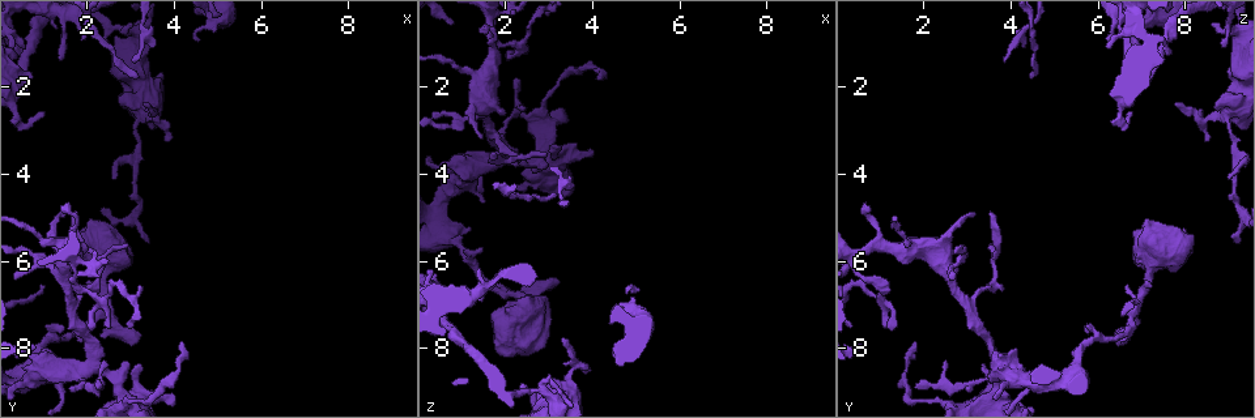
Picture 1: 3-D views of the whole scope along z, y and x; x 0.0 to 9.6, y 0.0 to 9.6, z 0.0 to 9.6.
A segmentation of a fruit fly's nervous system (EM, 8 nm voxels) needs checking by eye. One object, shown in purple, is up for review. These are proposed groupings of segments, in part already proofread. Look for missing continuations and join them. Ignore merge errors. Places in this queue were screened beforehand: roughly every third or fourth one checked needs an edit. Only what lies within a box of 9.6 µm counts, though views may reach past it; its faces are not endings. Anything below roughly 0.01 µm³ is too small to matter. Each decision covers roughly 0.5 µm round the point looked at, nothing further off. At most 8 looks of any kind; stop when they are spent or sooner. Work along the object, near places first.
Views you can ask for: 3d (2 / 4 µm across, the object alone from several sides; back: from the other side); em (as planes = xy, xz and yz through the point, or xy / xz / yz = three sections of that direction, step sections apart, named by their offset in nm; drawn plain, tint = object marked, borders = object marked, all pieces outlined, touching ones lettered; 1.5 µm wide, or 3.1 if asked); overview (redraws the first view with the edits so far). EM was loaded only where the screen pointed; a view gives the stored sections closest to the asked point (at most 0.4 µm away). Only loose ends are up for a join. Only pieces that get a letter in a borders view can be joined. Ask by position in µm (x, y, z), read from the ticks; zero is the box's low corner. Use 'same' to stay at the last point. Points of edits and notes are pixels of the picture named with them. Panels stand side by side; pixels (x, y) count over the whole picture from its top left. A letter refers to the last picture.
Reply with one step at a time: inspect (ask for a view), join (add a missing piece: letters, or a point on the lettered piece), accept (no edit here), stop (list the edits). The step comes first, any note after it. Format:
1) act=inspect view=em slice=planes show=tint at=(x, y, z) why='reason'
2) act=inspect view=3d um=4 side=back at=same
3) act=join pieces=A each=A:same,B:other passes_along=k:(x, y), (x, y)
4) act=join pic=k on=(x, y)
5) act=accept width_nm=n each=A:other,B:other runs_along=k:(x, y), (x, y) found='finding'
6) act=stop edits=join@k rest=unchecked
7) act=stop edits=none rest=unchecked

act=inspect view=em slice=planes show=borders at=(2.95, 6.10, 6.95) why='stops while still wide'

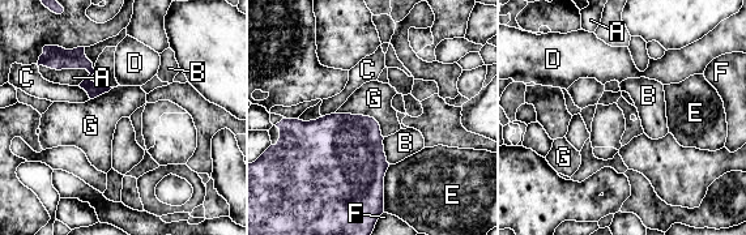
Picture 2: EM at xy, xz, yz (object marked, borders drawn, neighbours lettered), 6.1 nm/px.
act=accept each=A:other,B:other,C:other,D:other,E:other,F:other,G:other runs_along=2:(71, 65), (84, 64), (90, 81), (105, 89) found='none of them fits'

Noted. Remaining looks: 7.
act=inspect view=3d um=2 at=(2.50, 7.45, 1.05) why='an open end'

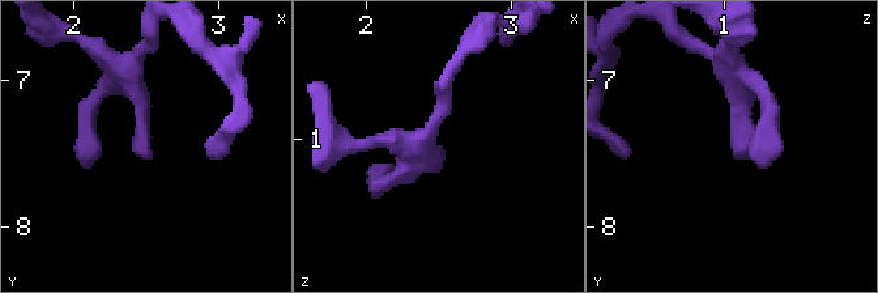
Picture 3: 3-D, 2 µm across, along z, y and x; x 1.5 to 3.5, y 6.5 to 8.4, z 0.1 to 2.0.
act=inspect view=em slice=xy step=4 show=tint at=(2.52, 7.50, 1.08) why='shape alone is not enough'

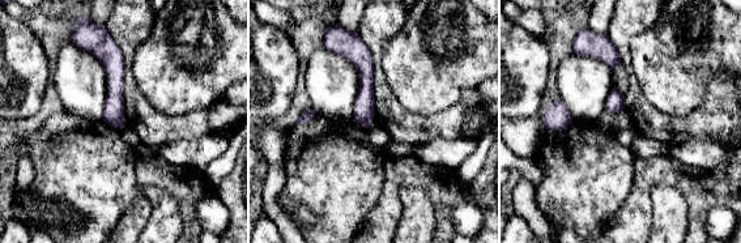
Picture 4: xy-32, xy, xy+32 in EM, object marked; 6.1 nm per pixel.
act=inspect view=em slice=planes show=borders at=same

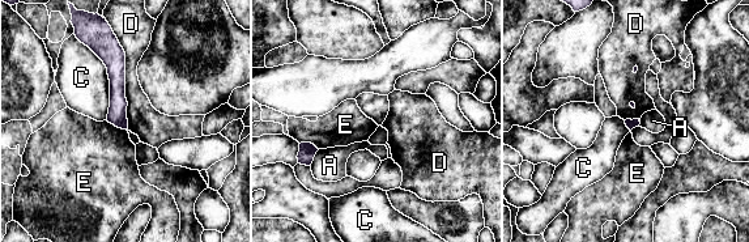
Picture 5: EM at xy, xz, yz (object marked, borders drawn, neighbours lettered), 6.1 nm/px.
act=accept each=A:other,C:other,D:other,E:other found='no lettered piece goes on from it'

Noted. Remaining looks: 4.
act=inspect view=em slice=yz step=8 show=tint at=(2.70, 4.05, 9.00) why='thin end'

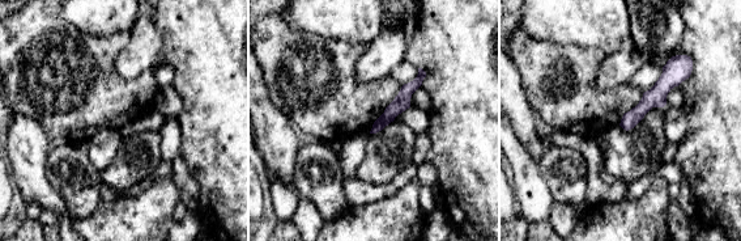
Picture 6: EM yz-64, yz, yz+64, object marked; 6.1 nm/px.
act=inspect view=em slice=yz step=8 show=borders at=same

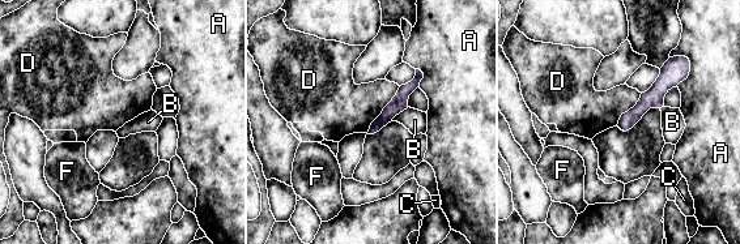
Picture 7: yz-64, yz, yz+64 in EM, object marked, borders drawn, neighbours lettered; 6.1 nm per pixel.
act=accept each=A:other,B:other,C:other,D:other,F:other border=7:(400, 86), (366, 132) found='none of them fits'

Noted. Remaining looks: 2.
act=stop edits=none rest=unchecked

